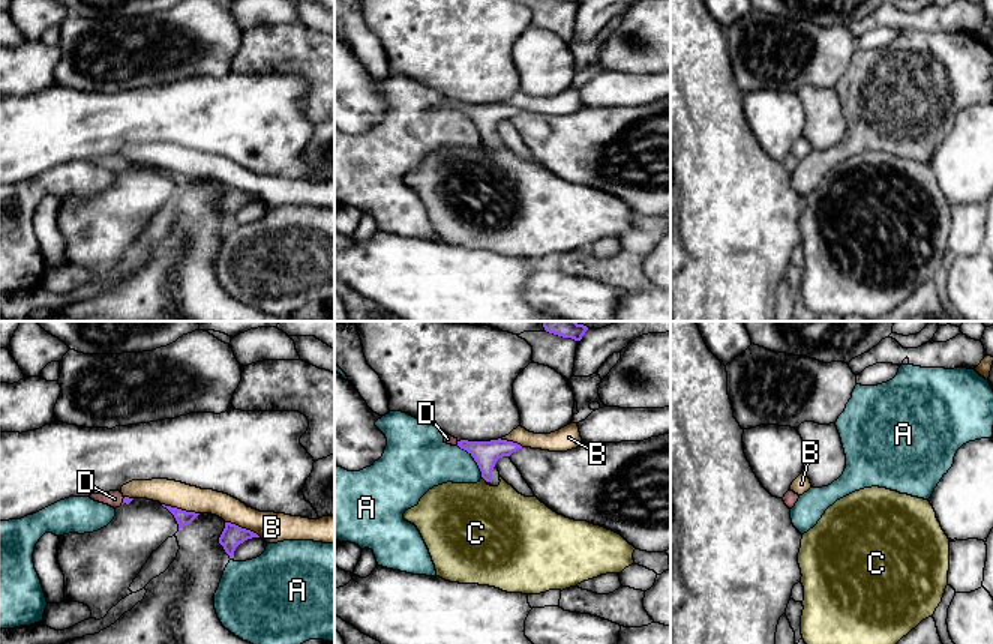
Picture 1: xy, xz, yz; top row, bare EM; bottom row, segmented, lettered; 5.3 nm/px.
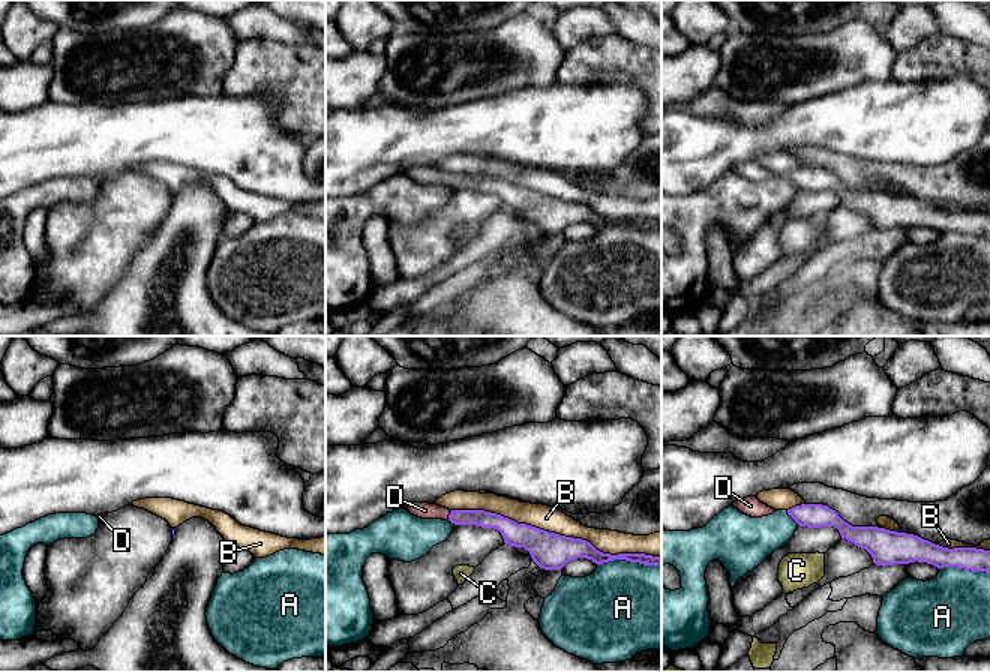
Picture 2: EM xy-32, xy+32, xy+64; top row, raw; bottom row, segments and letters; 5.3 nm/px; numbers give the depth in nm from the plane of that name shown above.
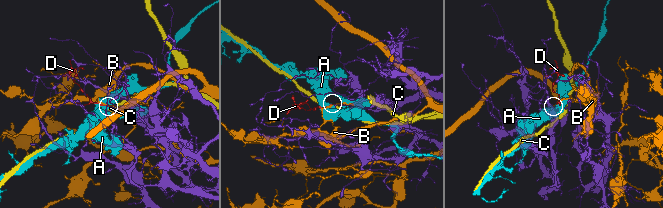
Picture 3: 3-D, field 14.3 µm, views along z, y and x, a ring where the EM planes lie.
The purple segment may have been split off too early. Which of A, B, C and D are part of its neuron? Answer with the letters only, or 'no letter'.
D

